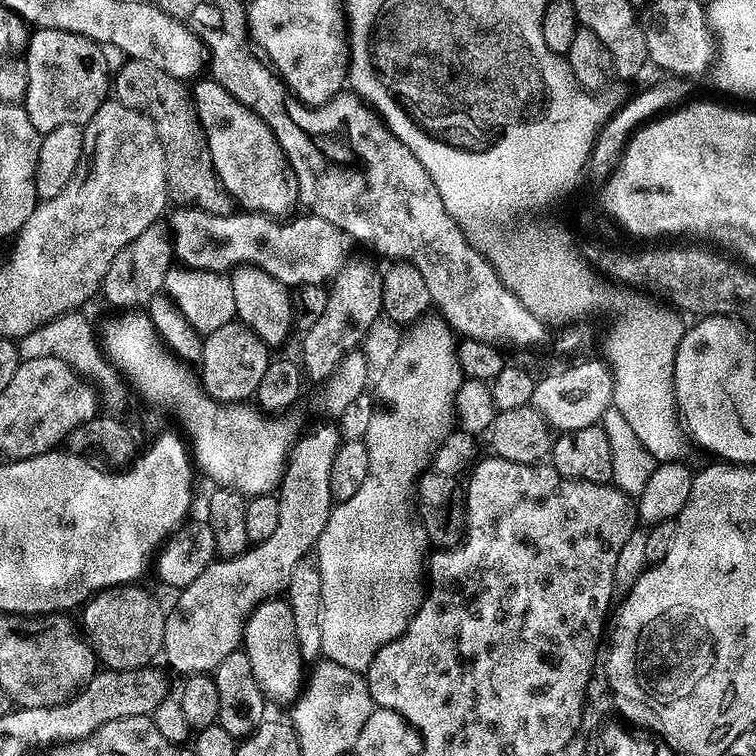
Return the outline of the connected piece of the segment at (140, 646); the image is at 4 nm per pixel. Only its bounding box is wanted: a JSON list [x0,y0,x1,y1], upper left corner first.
[82,584,166,672]

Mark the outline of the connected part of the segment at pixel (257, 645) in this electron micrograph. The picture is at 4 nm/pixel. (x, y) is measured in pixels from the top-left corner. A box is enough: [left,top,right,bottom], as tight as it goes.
[242,599,306,701]

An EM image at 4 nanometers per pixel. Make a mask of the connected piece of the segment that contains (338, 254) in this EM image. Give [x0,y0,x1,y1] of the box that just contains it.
[172,212,352,286]

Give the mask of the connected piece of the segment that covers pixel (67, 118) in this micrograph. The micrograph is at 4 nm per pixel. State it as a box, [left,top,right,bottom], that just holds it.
[18,27,105,134]

